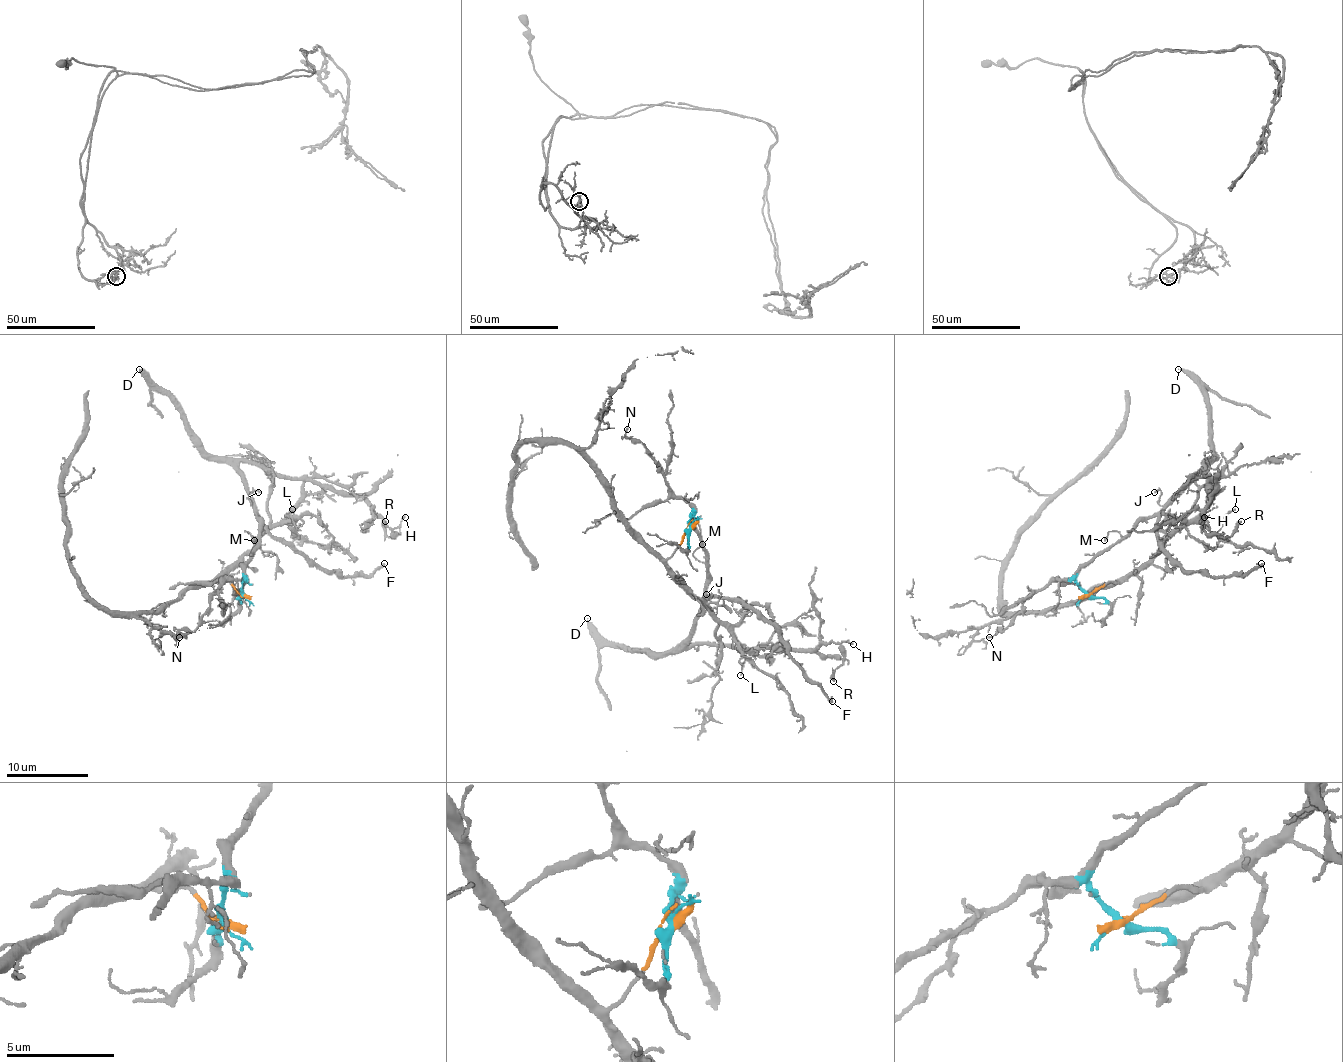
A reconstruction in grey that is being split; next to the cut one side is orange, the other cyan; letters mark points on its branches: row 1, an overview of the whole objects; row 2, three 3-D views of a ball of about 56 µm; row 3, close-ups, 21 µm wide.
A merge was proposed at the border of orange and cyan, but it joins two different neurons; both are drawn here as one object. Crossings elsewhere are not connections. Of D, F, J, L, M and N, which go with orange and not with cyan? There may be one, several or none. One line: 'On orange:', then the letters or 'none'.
On orange: L

